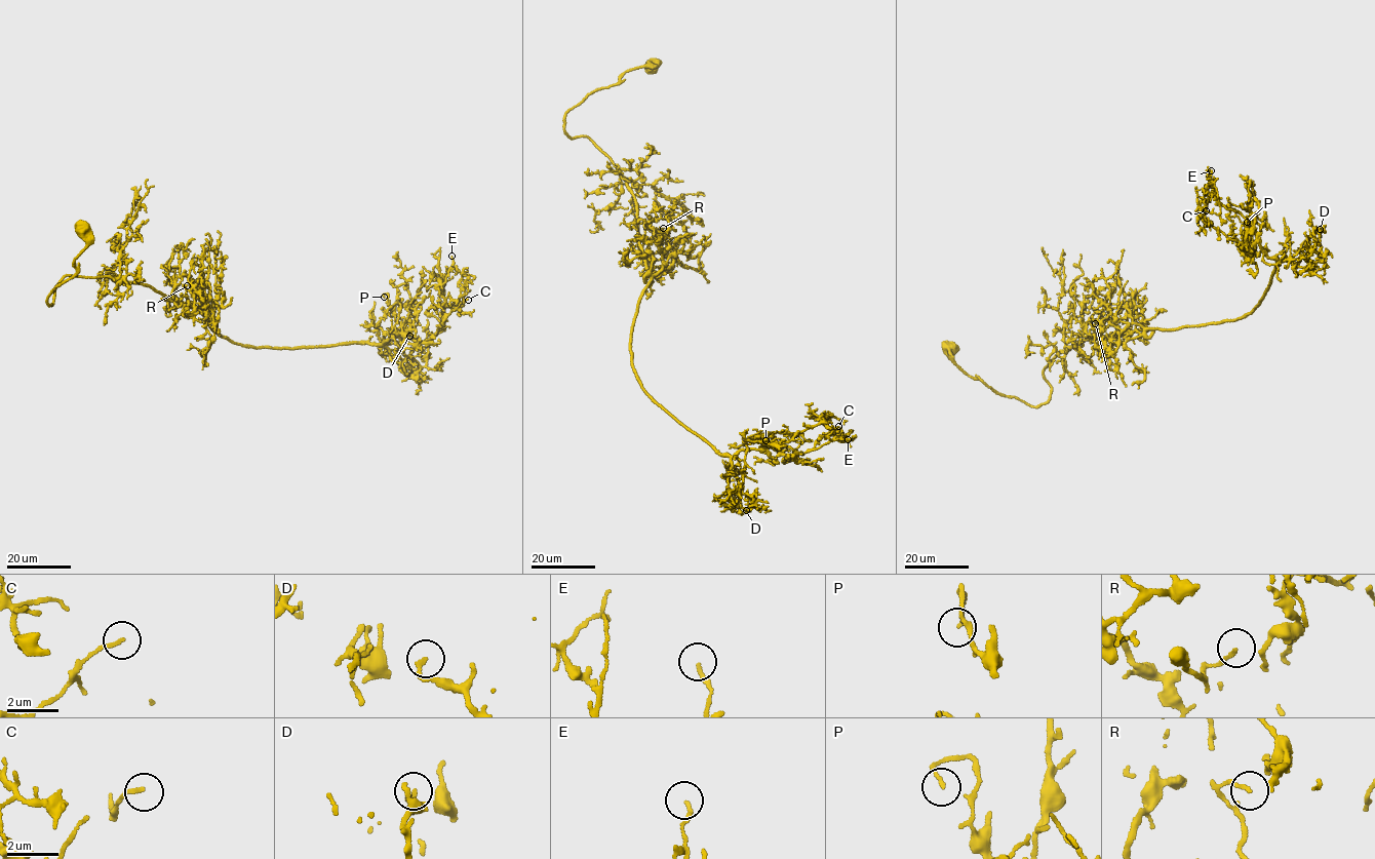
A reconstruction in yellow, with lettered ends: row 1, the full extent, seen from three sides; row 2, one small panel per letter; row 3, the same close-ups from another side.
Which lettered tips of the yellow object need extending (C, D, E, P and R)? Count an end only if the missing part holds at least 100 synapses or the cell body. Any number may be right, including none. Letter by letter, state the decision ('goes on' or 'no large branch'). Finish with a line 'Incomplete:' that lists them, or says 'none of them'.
C: no large branch
D: no large branch
E: no large branch
P: no large branch
R: no large branch
Incomplete: none of them

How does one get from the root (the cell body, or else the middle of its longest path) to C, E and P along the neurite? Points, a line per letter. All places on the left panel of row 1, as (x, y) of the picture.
C: (82, 232), (47, 304), (67, 275), (111, 277), (256, 348), (427, 340), (468, 300)
E: (82, 232), (47, 304), (67, 275), (111, 277), (260, 348), (381, 344), (404, 327), (431, 339), (452, 256)
P: (82, 232), (50, 305), (67, 275), (111, 277), (233, 343), (293, 349), (386, 343), (402, 327), (384, 297)

